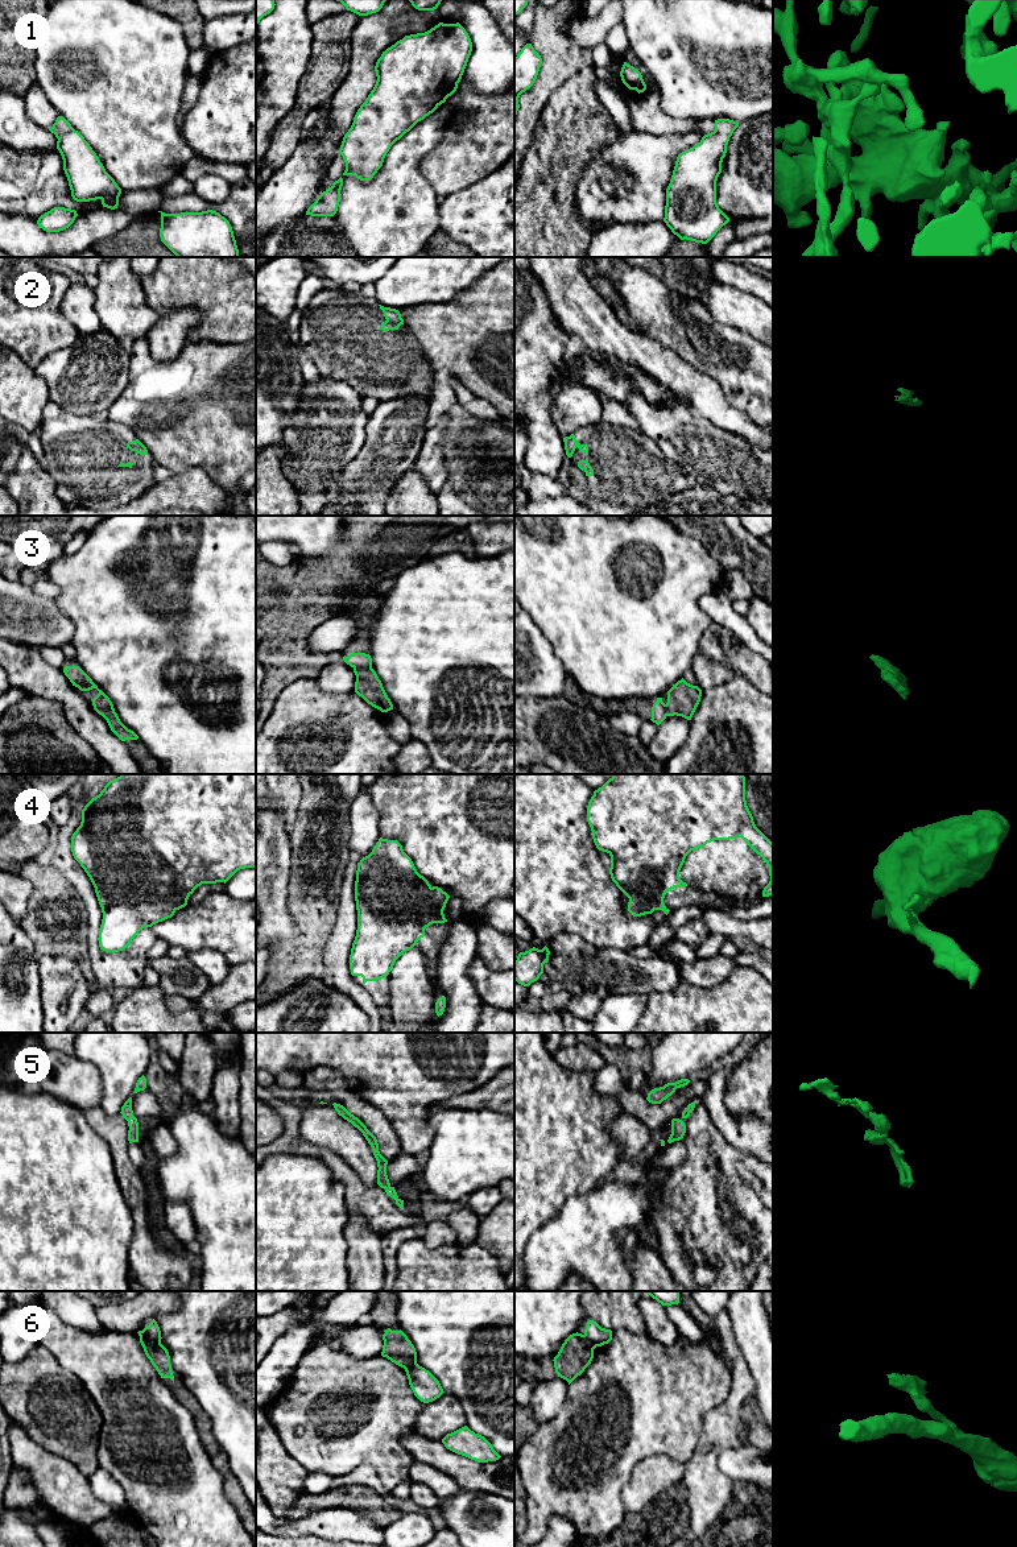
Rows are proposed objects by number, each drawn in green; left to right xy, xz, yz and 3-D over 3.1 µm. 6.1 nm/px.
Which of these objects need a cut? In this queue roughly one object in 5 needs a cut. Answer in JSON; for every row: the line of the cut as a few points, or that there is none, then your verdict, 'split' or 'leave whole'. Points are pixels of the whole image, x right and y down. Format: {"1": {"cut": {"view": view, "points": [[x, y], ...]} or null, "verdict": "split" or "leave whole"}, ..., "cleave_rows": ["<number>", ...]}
{"1": {"cut": null, "verdict": "leave whole"}, "2": {"cut": null, "verdict": "leave whole"}, "3": {"cut": null, "verdict": "leave whole"}, "4": {"cut": null, "verdict": "leave whole"}, "5": {"cut": null, "verdict": "leave whole"}, "6": {"cut": {"view": "xy", "points": [[141, 1331], [160, 1343]]}, "verdict": "split"}, "cleave_rows": ["6"]}

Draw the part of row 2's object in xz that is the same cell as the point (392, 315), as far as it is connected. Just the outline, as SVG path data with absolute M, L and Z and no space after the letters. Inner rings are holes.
M379 305L380 309L384 313L385 317L385 322L381 323L380 330L383 331L389 331L389 330L398 330L398 327L401 324L404 324L404 319L401 318L401 314L398 310L396 309L390 309L390 307L384 307L381 305Z

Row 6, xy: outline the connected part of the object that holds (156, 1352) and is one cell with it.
M139 1331L137 1333L140 1336L140 1343L146 1357L150 1360L152 1365L156 1368L161 1378L170 1378L174 1382L168 1349L161 1343L153 1341L146 1337L142 1331Z

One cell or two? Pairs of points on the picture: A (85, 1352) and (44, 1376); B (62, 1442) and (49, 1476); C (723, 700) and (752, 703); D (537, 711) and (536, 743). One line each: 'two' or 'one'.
A: two
B: two
C: one
D: one

